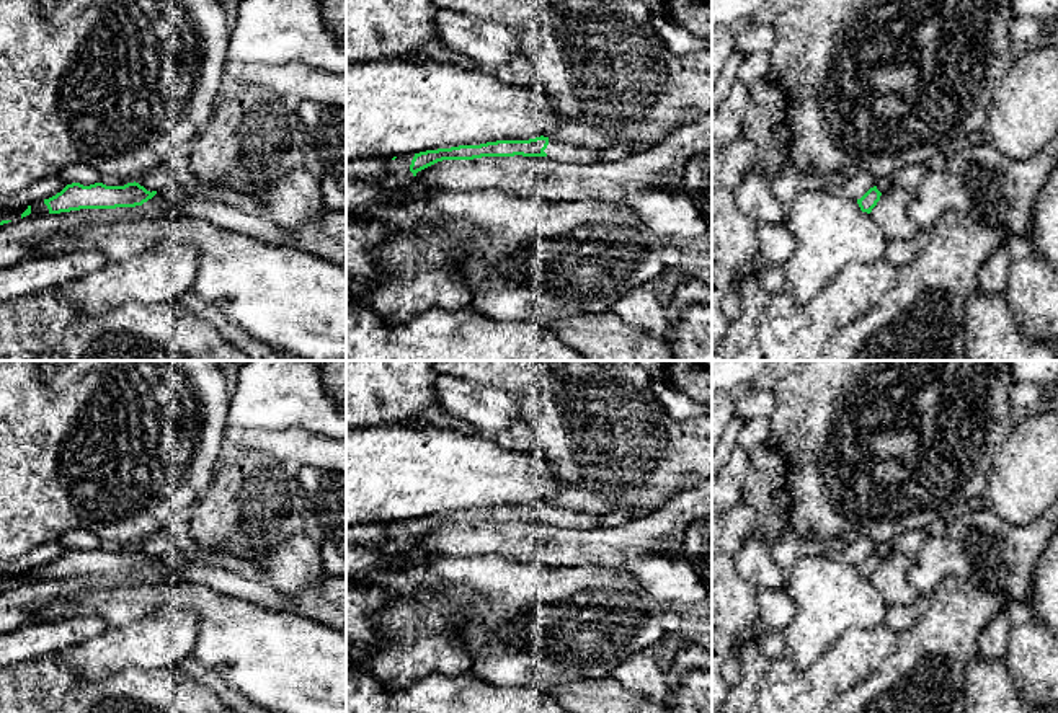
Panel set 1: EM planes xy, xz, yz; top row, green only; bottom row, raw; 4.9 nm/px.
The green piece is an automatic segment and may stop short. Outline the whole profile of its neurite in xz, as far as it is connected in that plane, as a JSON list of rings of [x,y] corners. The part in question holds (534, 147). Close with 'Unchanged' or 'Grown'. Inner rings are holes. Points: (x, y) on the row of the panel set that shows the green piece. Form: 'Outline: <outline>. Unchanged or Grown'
Outline: [[[536,137],[529,140],[496,140],[480,145],[405,153],[389,160],[387,171],[379,179],[346,178],[346,215],[354,215],[376,199],[380,191],[402,189],[413,183],[418,171],[442,160],[473,160],[482,157],[550,157],[558,162],[604,162],[602,150],[568,145],[557,139]]]. Grown

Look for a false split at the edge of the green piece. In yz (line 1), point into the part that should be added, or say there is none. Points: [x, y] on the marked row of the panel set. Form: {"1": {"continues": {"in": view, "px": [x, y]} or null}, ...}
{"1": {"continues": null}}

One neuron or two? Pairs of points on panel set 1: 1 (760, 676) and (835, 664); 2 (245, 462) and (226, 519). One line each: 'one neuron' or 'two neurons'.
1: one neuron
2: one neuron

